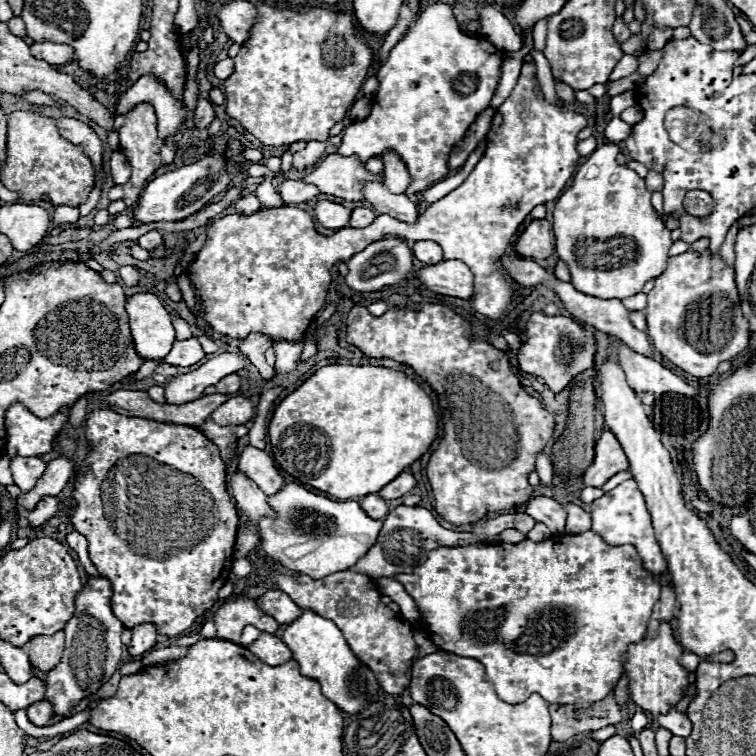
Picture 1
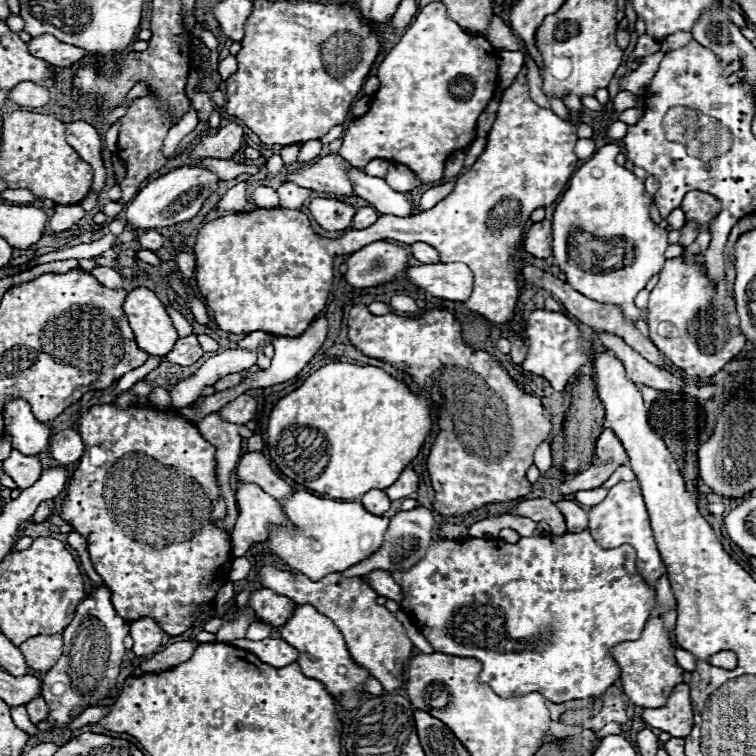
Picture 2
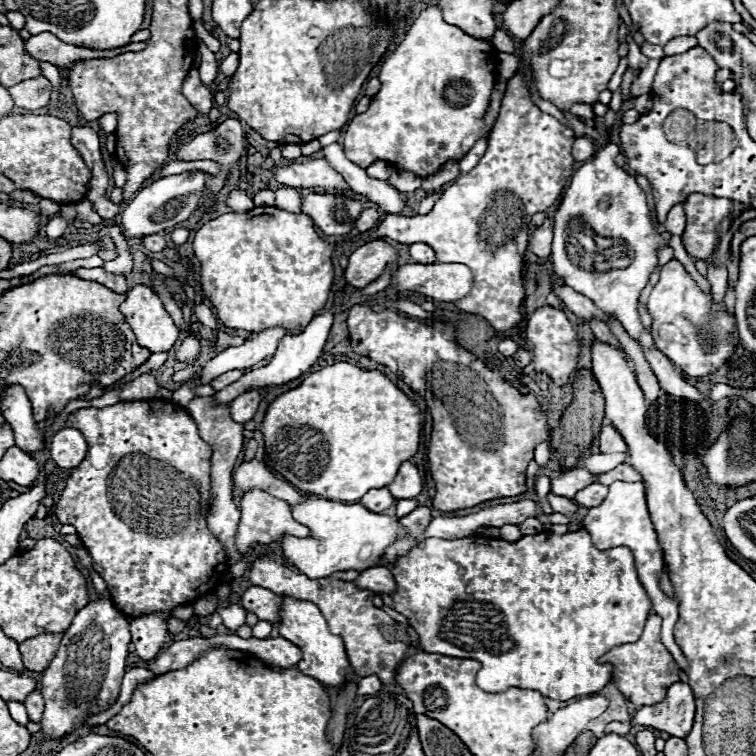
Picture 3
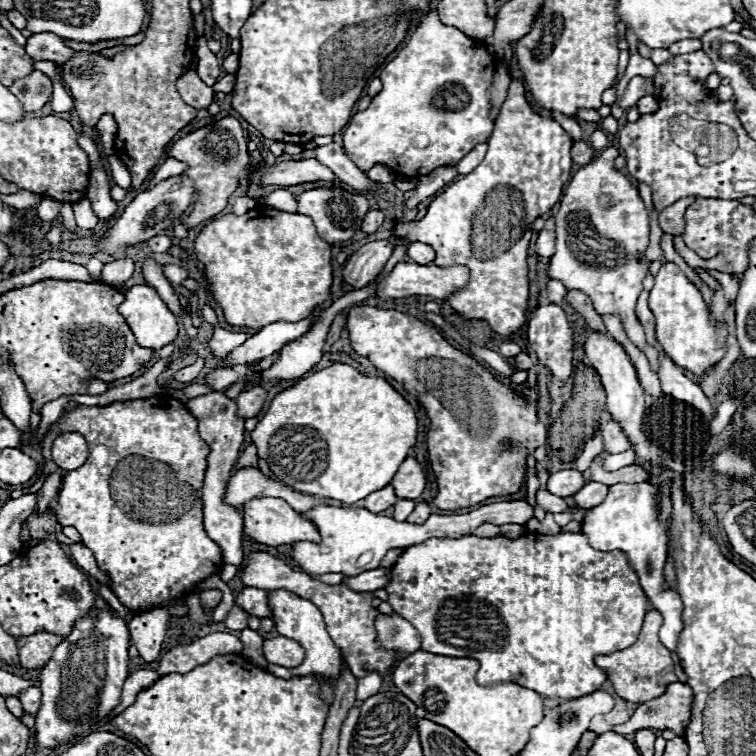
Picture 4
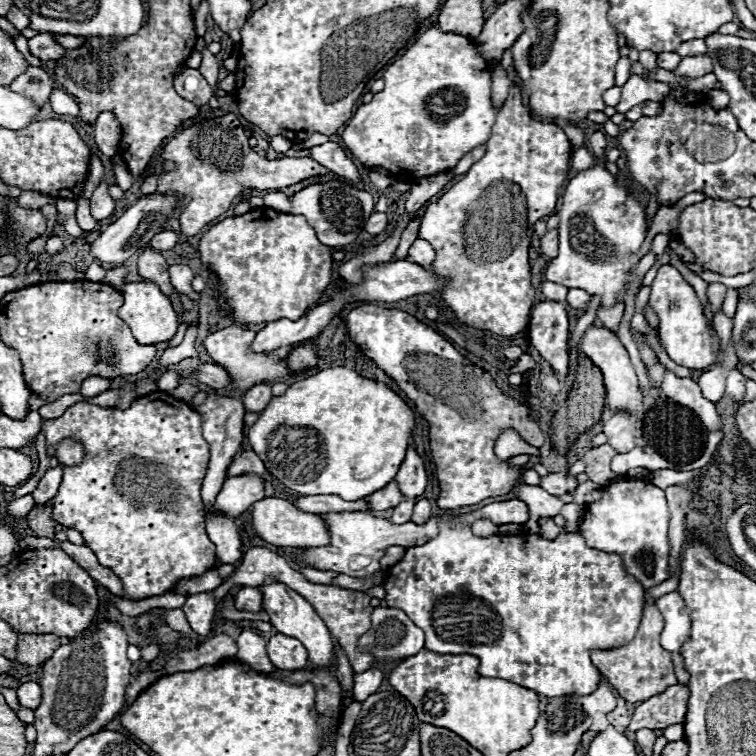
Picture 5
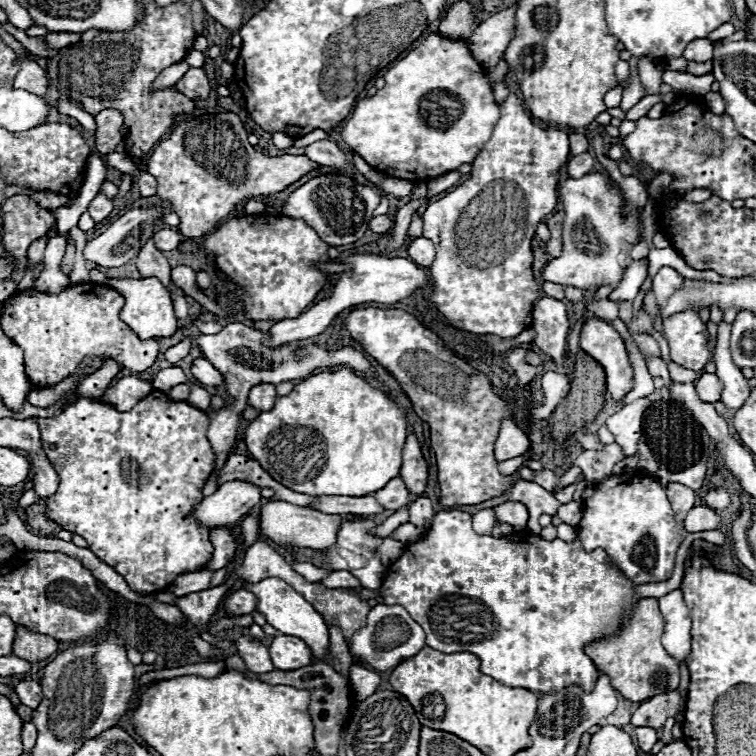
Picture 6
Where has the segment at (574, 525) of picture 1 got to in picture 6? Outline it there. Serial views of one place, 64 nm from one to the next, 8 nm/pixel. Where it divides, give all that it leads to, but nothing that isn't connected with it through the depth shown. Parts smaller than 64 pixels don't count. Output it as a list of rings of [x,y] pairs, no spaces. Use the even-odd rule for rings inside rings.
[[[518,478],[512,488],[510,488],[510,502],[524,502],[528,512],[530,512],[530,520],[528,520],[528,530],[532,534],[538,534],[538,516],[540,514],[550,514],[554,516],[560,502],[554,498],[554,494],[546,492],[542,486],[538,486],[536,482],[528,482]]]

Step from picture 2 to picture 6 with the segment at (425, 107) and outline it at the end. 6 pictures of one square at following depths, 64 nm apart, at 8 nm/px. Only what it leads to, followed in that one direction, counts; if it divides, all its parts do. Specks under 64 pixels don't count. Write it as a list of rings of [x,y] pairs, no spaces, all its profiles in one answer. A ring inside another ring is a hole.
[[[430,34],[420,46],[410,50],[402,60],[398,60],[386,74],[386,86],[374,96],[356,102],[348,122],[342,126],[342,140],[356,150],[372,168],[388,176],[396,176],[396,170],[412,172],[416,178],[434,178],[462,164],[472,164],[478,156],[482,144],[490,138],[490,128],[498,120],[498,104],[492,96],[492,86],[486,80],[484,66],[472,58],[464,40],[442,38],[440,34]]]

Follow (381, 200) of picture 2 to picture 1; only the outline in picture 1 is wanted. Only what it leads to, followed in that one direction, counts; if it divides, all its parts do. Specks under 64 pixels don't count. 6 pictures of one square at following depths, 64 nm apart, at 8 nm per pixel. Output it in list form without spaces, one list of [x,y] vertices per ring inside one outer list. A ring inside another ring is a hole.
[[[366,182],[362,184],[364,198],[378,210],[378,214],[390,214],[404,222],[416,222],[418,208],[404,194],[392,194],[382,182]]]

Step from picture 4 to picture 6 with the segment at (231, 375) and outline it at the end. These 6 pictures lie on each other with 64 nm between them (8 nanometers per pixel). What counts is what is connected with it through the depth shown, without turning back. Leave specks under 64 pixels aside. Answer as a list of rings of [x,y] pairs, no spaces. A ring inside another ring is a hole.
[[[196,358],[192,368],[190,368],[190,372],[204,386],[220,386],[224,382],[222,374],[208,360],[204,360],[204,358]]]

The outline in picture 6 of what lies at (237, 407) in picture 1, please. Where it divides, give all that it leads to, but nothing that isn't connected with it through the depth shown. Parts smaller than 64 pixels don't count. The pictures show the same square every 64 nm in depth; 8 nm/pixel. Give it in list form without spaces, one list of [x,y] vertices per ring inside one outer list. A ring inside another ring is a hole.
[[[268,382],[254,386],[248,396],[248,404],[260,412],[262,412],[262,408],[270,408],[270,404],[274,404],[274,400],[276,400],[276,386],[268,384]]]

